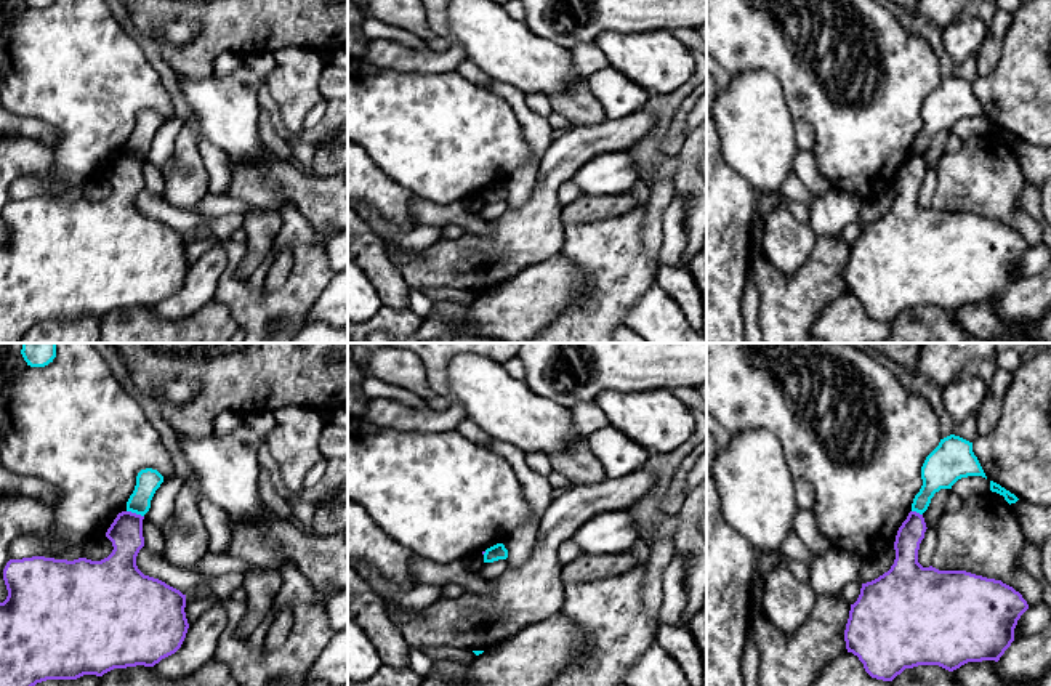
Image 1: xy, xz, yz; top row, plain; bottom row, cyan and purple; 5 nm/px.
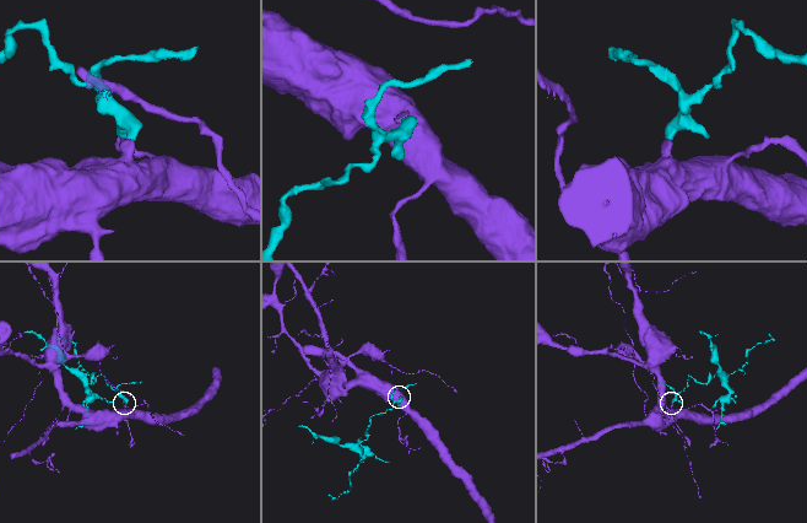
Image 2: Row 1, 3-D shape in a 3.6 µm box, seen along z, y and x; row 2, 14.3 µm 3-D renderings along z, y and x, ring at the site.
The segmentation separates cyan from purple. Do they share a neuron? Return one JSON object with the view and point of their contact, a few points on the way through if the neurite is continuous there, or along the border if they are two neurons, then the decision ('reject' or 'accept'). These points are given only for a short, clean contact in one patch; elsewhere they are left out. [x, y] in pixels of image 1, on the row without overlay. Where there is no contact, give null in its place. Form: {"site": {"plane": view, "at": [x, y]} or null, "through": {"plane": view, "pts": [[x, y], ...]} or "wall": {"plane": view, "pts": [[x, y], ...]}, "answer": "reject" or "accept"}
{"site": {"plane": "xy", "at": [135, 153]}, "wall": {"plane": "xy", "pts": [[127, 151], [143, 157]]}, "answer": "reject"}

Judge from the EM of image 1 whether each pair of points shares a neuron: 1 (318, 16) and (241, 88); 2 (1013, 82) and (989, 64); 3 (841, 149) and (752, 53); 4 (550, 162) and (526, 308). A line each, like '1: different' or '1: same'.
1: different
2: different
3: same
4: different

